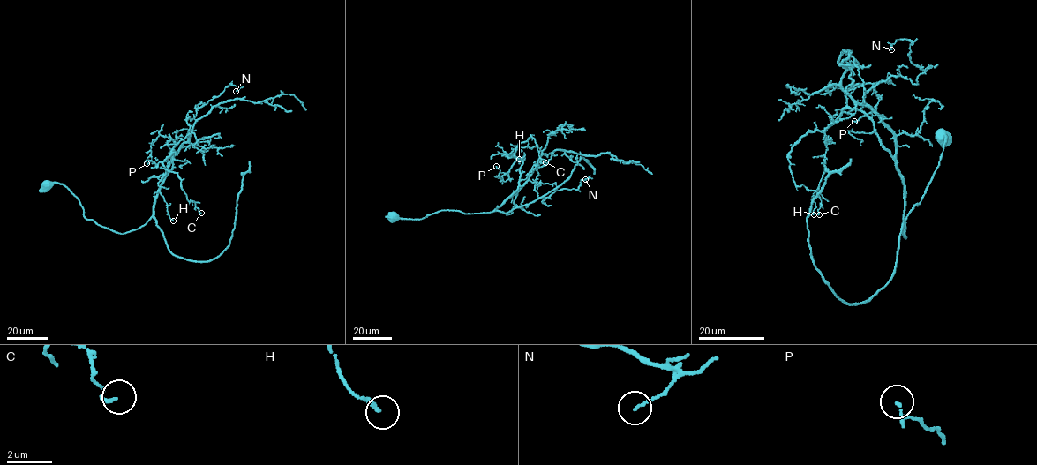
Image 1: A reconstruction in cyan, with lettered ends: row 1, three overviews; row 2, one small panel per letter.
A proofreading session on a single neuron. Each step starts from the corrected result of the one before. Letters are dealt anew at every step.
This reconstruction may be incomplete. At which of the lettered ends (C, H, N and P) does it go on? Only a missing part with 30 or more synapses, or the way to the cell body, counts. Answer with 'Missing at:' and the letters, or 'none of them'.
Missing at: none of them

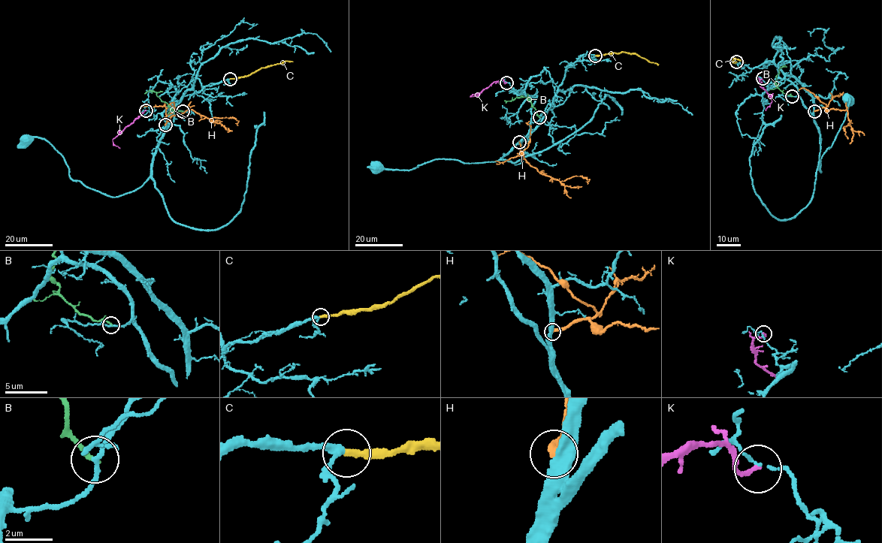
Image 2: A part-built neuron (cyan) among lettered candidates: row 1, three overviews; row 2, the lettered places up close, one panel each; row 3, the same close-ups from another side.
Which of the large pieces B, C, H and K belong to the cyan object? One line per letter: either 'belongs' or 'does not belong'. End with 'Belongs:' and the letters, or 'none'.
B: does not belong
C: belongs
H: does not belong
K: does not belong
Belongs: C

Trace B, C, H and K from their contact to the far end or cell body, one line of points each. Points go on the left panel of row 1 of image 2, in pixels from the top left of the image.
B: (182, 111), (175, 112), (170, 109), (155, 92), (147, 91), (144, 93)
C: (229, 79), (244, 76), (261, 67), (284, 61), (292, 61)
H: (165, 125), (167, 119), (190, 109), (209, 119), (234, 118), (238, 121), (237, 125)
K: (146, 110), (113, 140), (119, 148)

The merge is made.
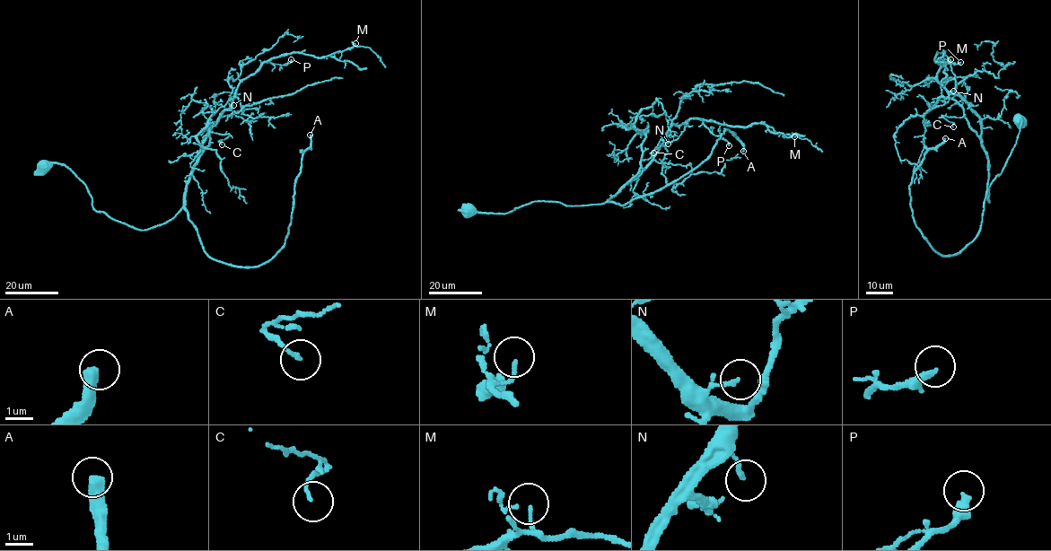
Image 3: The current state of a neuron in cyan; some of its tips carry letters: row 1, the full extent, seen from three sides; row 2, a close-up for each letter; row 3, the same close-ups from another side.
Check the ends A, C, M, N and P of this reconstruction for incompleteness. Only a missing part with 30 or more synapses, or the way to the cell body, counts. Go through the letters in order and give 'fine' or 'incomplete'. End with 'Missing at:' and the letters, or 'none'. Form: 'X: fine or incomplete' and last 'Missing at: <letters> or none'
A: incomplete
C: fine
M: fine
N: fine
P: fine
Missing at: A

